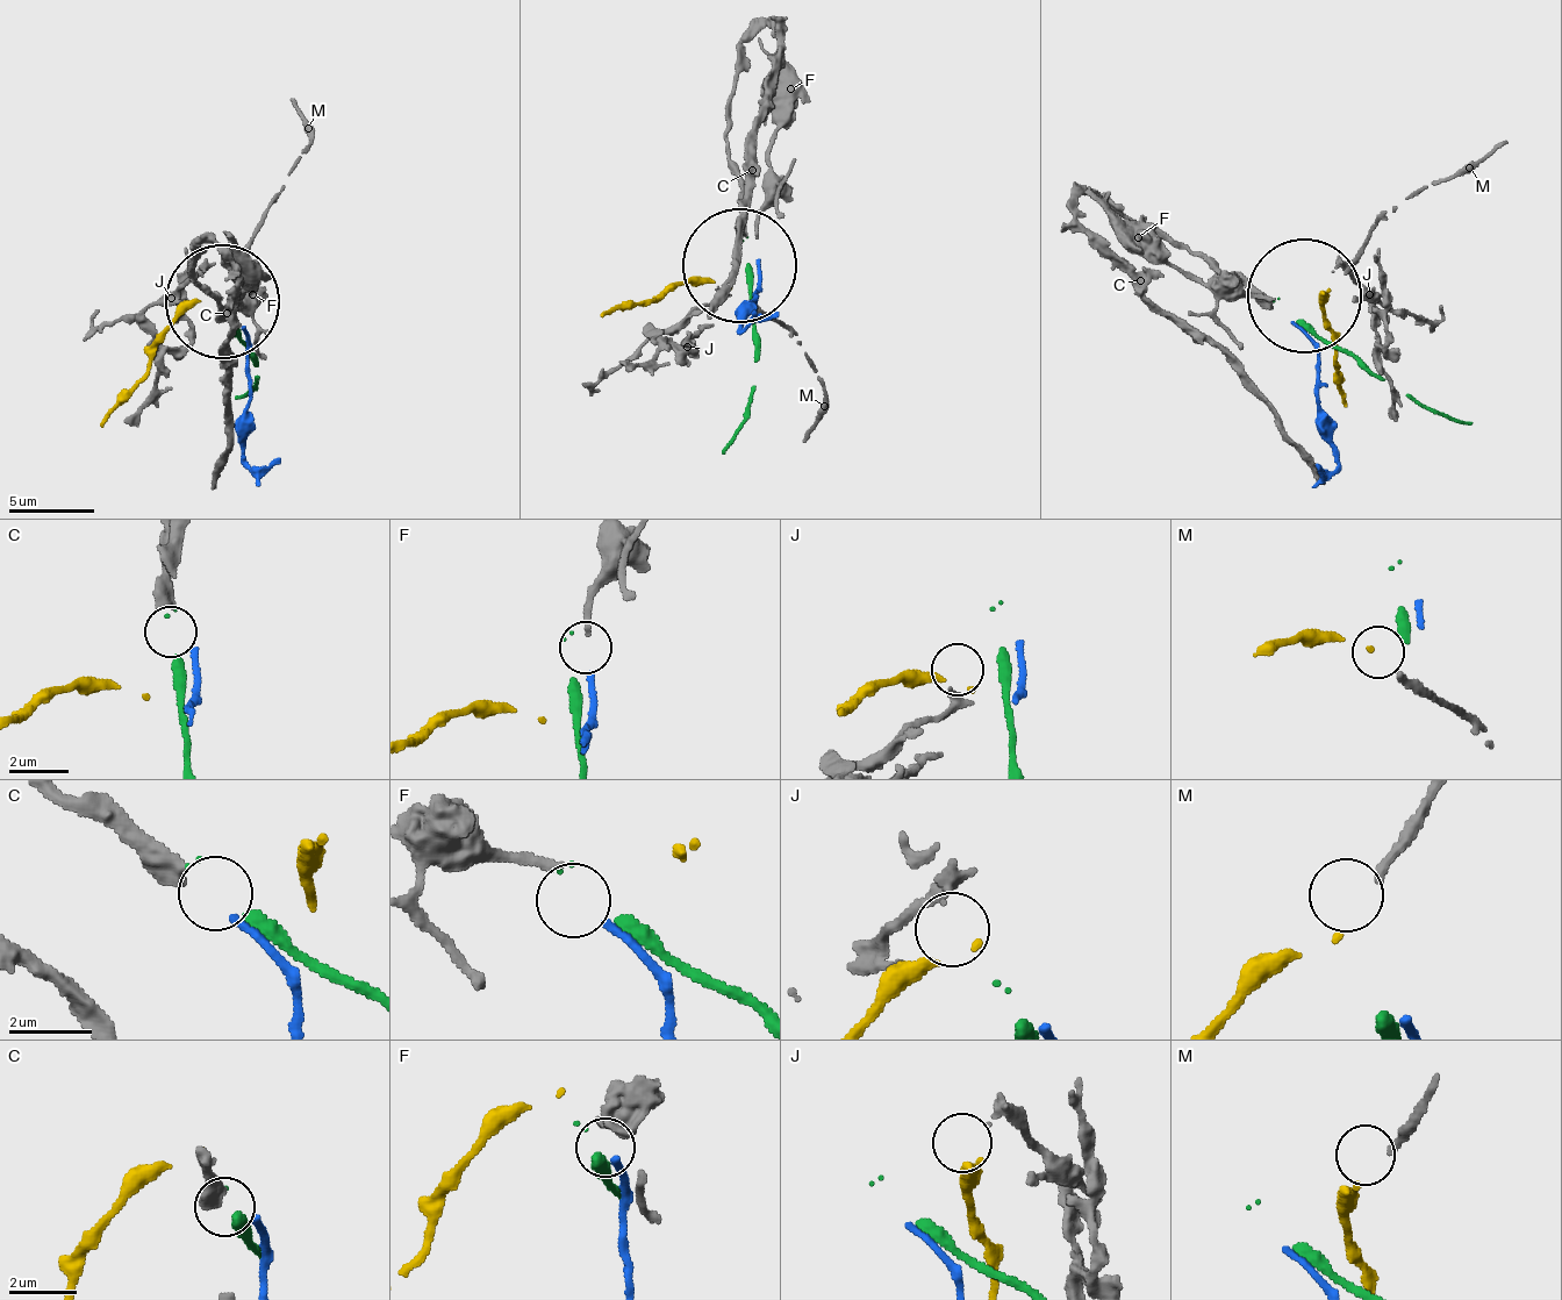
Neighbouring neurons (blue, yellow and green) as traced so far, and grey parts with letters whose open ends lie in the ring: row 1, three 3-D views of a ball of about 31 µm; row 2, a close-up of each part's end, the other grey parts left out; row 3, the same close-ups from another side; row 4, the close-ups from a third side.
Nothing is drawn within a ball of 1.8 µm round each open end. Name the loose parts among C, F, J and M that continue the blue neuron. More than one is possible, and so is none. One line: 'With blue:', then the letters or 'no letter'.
With blue: F

